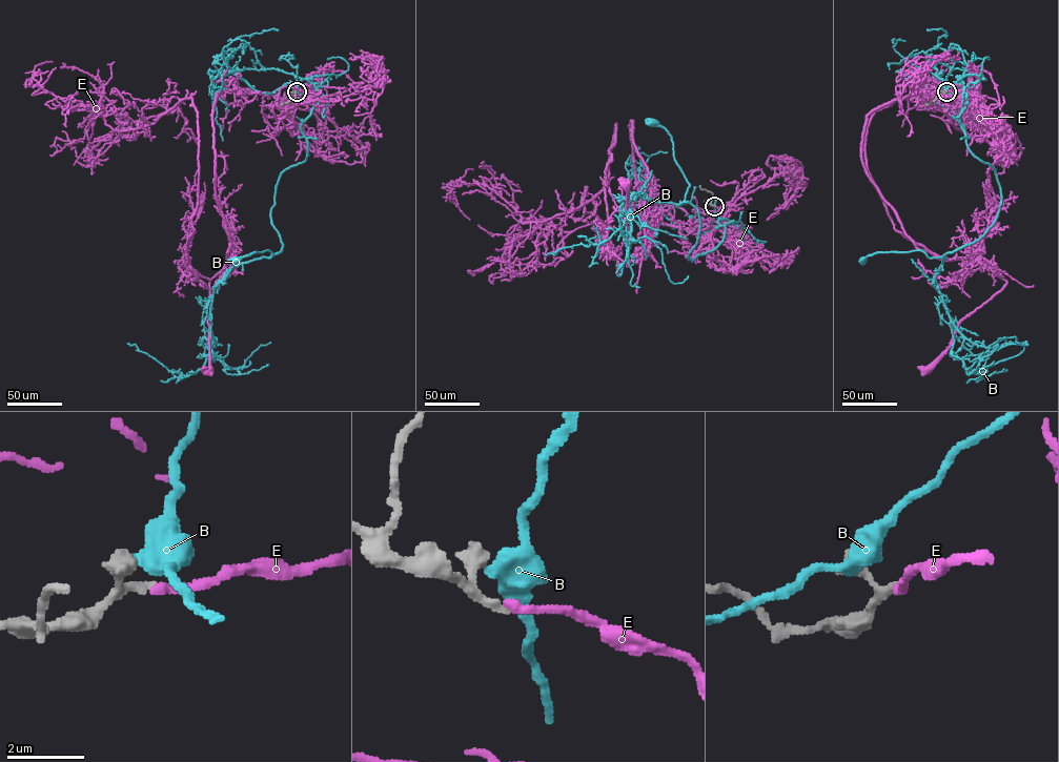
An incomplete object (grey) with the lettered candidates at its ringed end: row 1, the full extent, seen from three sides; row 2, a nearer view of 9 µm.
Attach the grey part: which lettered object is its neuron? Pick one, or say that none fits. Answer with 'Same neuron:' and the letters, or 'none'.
Same neuron: E

